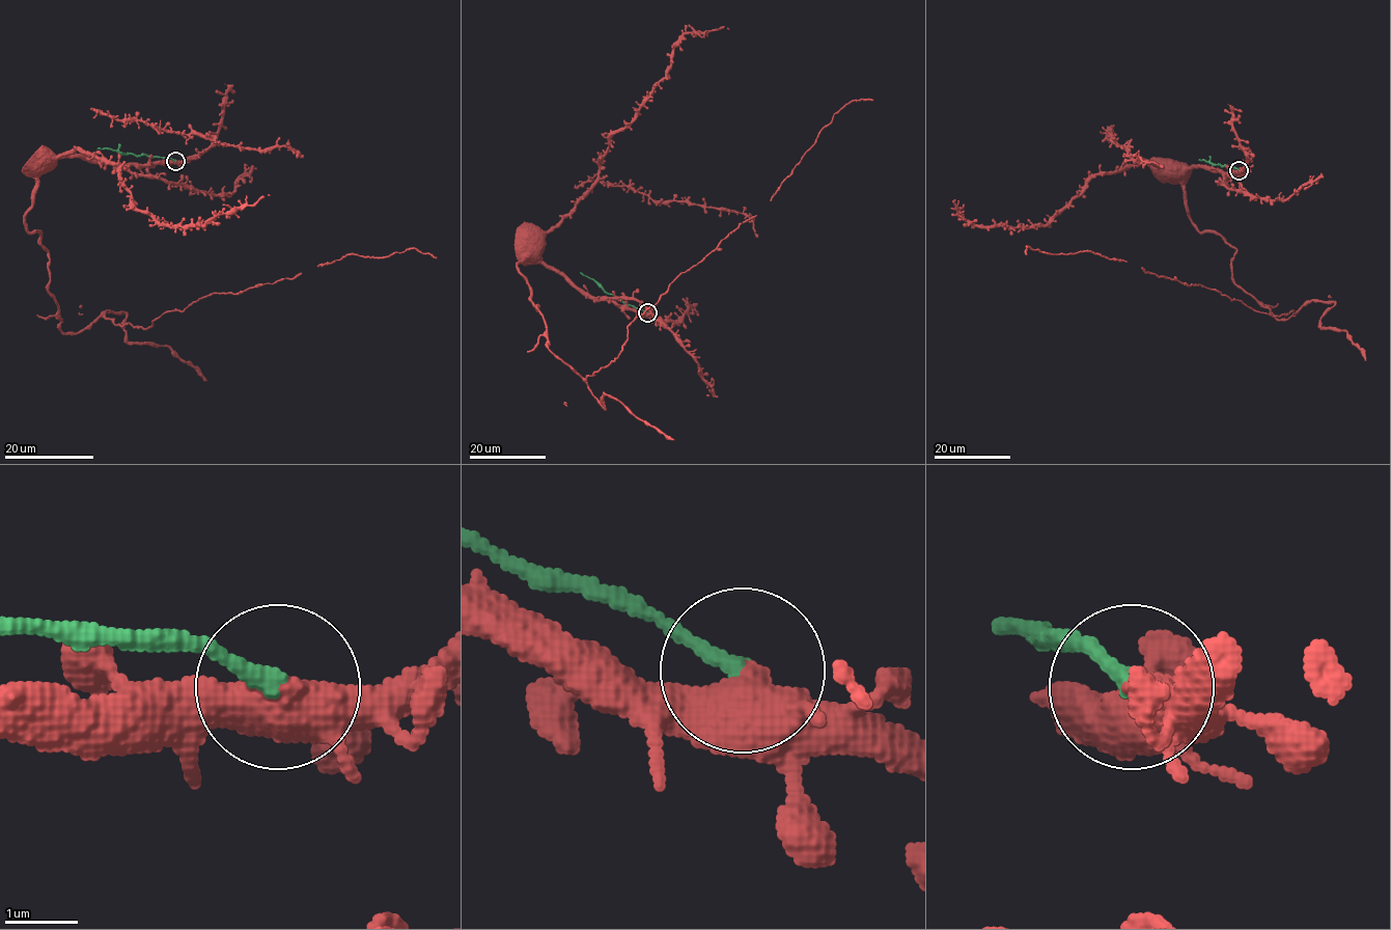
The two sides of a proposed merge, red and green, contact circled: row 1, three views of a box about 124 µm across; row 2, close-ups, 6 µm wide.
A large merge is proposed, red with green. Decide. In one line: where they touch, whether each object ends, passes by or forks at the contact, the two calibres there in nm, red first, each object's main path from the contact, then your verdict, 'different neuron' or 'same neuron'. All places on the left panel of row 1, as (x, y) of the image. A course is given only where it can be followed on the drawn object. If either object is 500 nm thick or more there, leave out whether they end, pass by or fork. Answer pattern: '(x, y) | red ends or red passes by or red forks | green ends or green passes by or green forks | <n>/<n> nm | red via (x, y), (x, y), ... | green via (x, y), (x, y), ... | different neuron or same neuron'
(175, 161) | 650/240 nm | red via (175, 160), (134, 165), (90, 163), (81, 157), (31, 158) | green via (175, 160), (98, 148) | different neuron

